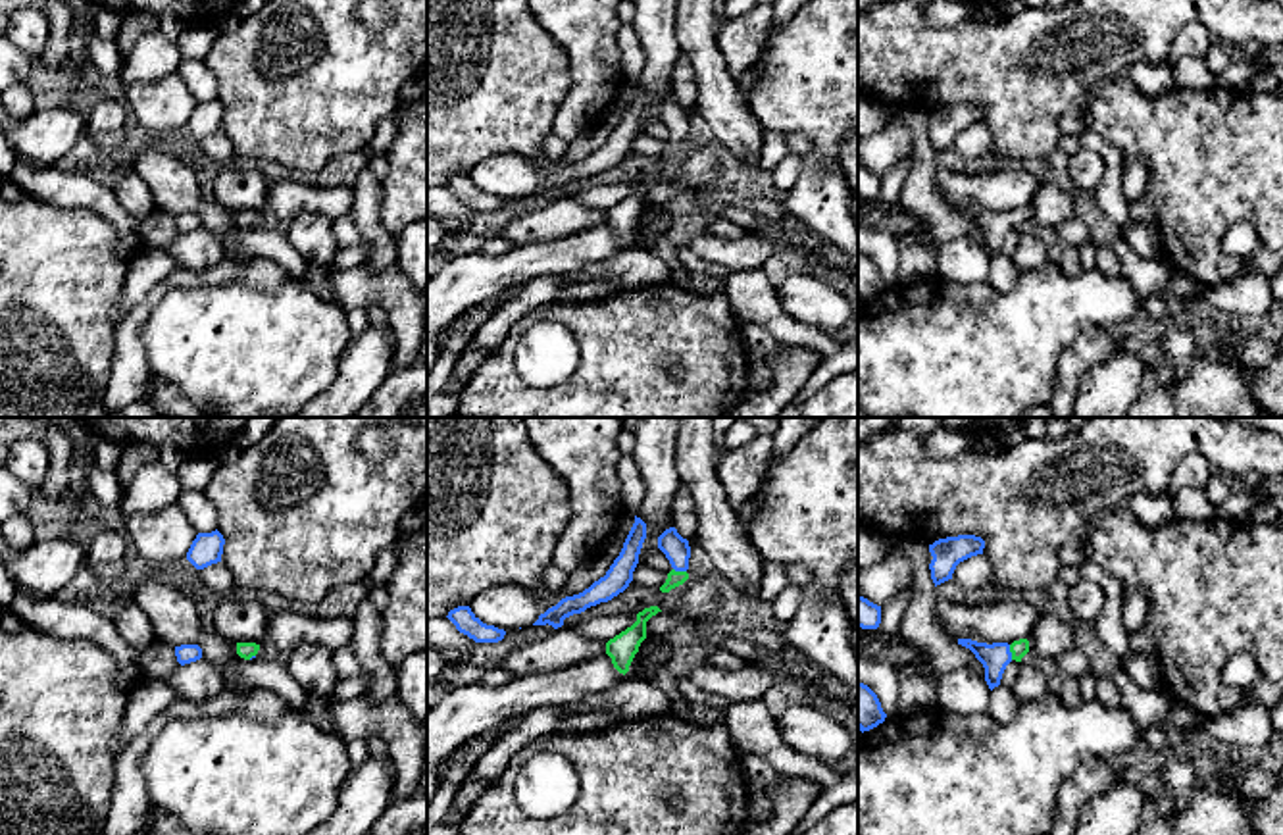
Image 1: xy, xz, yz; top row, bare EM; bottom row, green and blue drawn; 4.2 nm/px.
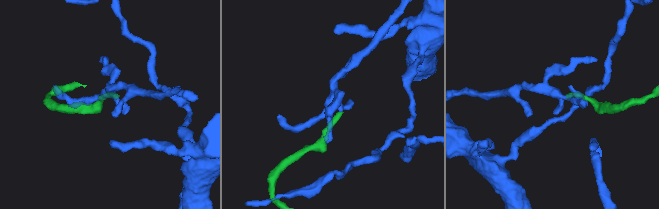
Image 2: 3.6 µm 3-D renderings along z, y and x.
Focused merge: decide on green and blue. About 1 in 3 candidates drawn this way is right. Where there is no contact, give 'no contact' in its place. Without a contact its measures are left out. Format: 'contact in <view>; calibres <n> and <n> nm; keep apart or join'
contact in yz; calibres 70 and 120 nm; join

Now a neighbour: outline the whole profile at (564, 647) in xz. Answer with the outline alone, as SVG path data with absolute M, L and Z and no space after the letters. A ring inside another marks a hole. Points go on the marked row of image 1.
M562 625L537 643L510 650L498 666L514 677L539 675L583 664L600 654L606 654L606 643Z

